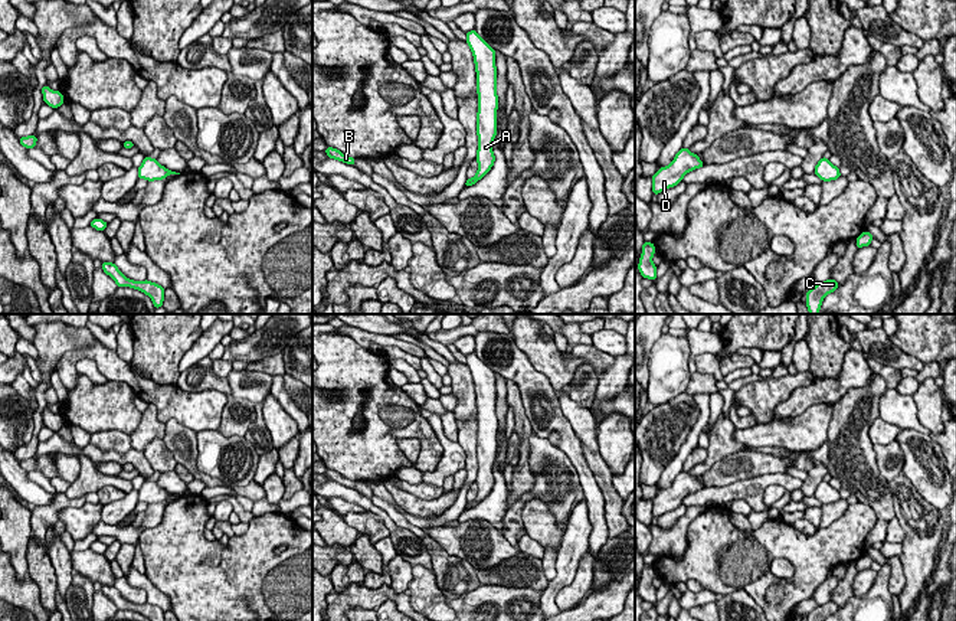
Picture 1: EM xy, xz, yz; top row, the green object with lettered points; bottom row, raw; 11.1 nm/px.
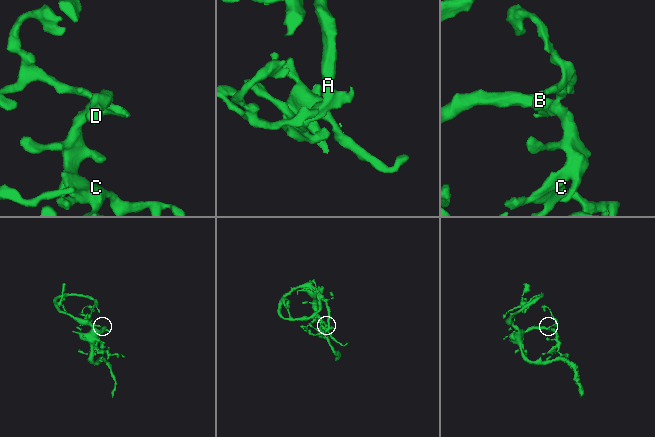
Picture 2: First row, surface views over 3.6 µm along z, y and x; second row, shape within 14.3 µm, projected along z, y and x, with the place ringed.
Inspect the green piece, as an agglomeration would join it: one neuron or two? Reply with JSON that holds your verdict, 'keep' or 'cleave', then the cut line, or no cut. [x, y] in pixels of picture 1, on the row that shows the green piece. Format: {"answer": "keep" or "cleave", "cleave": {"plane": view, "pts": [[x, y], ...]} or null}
{"answer": "cleave", "cleave": {"plane": "xz", "pts": [[465, 183], [471, 185]]}}

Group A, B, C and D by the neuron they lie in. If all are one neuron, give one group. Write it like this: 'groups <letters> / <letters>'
groups A C D / B

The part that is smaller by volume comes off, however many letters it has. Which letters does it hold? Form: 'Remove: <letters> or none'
Remove: B

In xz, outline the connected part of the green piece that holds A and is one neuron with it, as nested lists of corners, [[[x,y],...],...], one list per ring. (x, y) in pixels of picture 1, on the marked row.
[[[477,30],[466,32],[466,43],[474,56],[478,89],[478,150],[475,157],[478,170],[477,174],[472,179],[466,179],[465,183],[472,186],[491,170],[495,161],[492,143],[497,135],[498,95],[495,50],[477,33]]]

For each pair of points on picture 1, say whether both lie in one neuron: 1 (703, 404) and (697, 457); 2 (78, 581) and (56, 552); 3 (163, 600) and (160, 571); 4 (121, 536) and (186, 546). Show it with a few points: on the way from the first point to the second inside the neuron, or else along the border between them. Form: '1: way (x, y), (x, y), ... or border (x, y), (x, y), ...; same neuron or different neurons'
1: border (697, 445), (684, 461), (681, 470); different neurons
2: border (72, 569), (72, 582), (64, 597); different neurons
3: border (143, 574), (169, 598), (172, 605); different neurons
4: border (163, 517), (154, 526), (146, 528), (137, 542); different neurons

